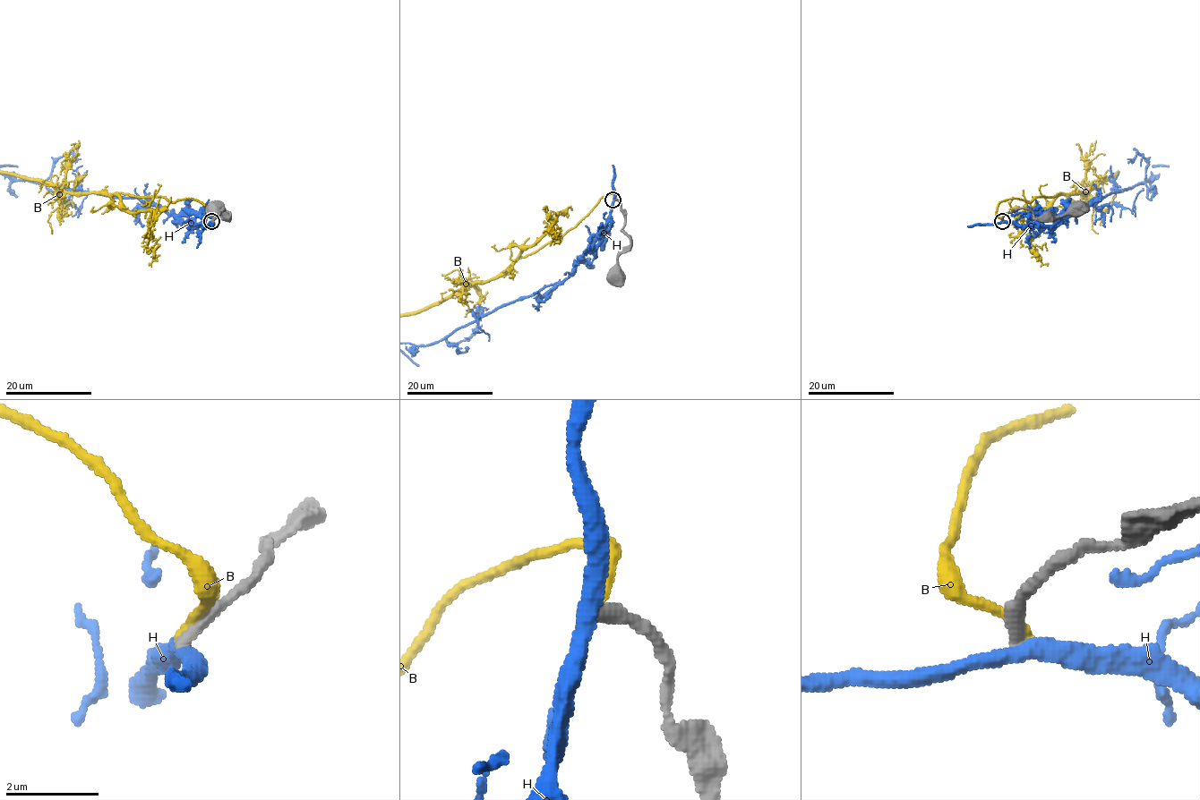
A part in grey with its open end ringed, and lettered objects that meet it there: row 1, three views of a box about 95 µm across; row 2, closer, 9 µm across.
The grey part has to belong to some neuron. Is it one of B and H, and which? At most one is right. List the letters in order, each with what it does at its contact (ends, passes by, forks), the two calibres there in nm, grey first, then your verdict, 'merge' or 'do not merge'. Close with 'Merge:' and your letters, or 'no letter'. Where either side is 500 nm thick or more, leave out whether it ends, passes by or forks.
B: it ends there; 360 nm thick on the grey side, 260 nm on the other; do not merge
H: it passes by; 320 nm thick on the grey side, 360 nm on the other; do not merge
Merge: no letter

